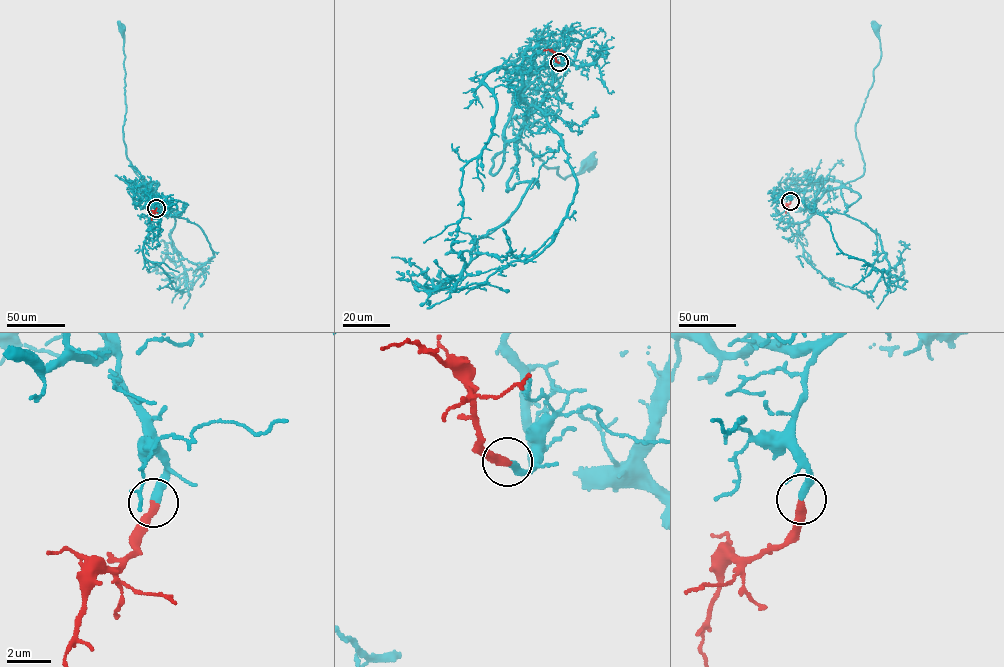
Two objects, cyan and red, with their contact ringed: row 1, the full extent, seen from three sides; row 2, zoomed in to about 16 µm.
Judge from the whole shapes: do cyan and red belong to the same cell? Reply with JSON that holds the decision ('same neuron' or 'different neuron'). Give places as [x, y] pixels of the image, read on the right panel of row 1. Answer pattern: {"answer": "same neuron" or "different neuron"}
{"answer": "same neuron"}

